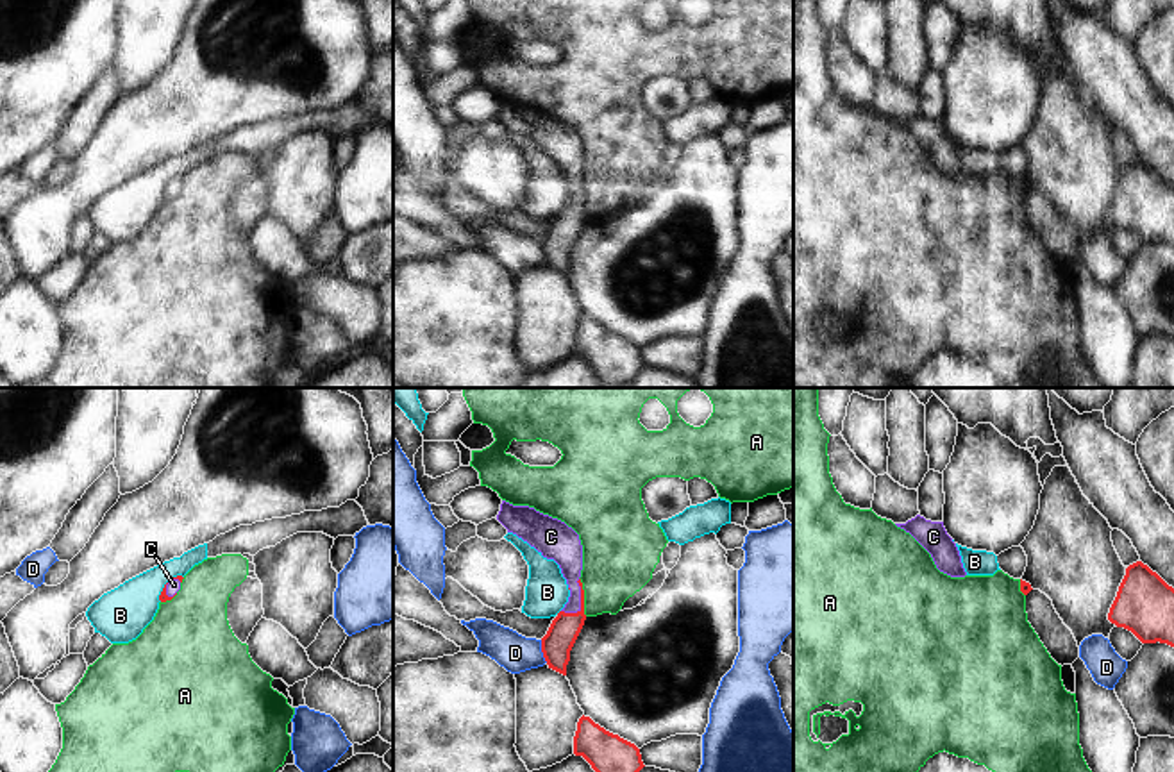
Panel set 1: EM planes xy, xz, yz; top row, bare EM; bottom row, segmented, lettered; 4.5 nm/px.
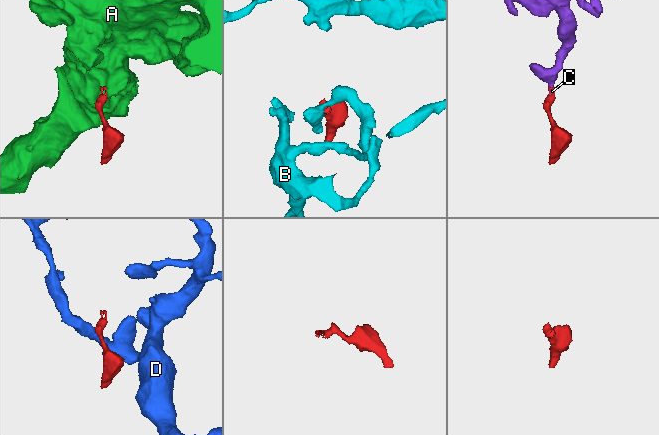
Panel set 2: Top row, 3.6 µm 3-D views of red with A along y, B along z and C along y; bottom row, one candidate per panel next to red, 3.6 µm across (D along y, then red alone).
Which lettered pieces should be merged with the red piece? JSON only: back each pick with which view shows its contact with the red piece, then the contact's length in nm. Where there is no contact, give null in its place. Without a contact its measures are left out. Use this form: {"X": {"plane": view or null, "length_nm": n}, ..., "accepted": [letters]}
{"C": {"plane": "xz", "length_nm": 170}, "accepted": ["C"]}

